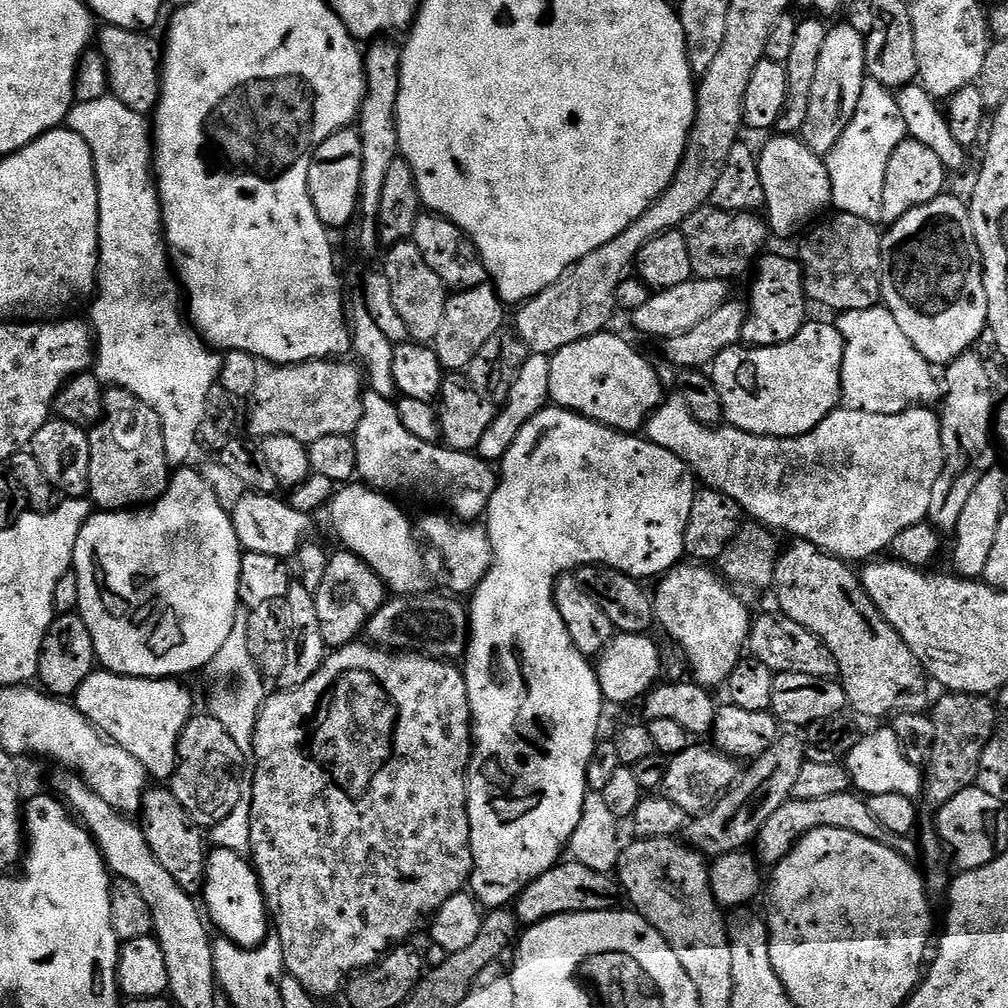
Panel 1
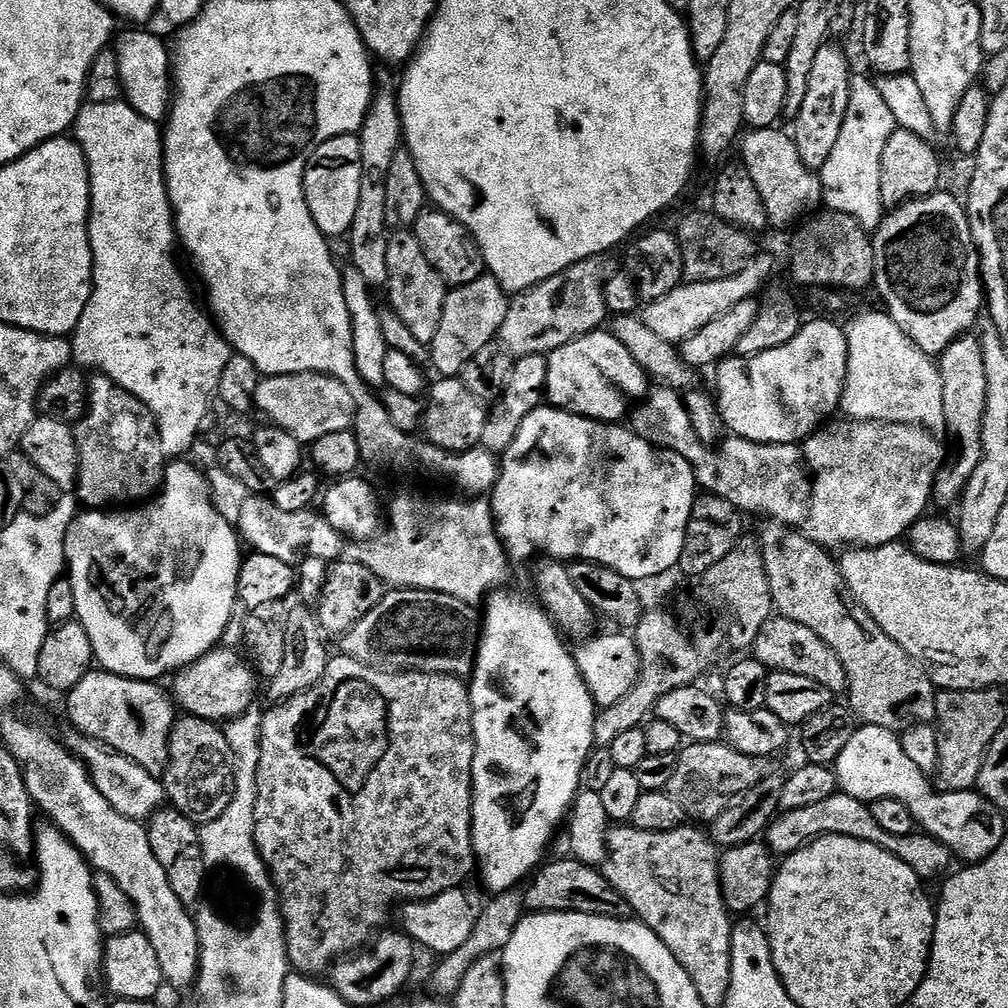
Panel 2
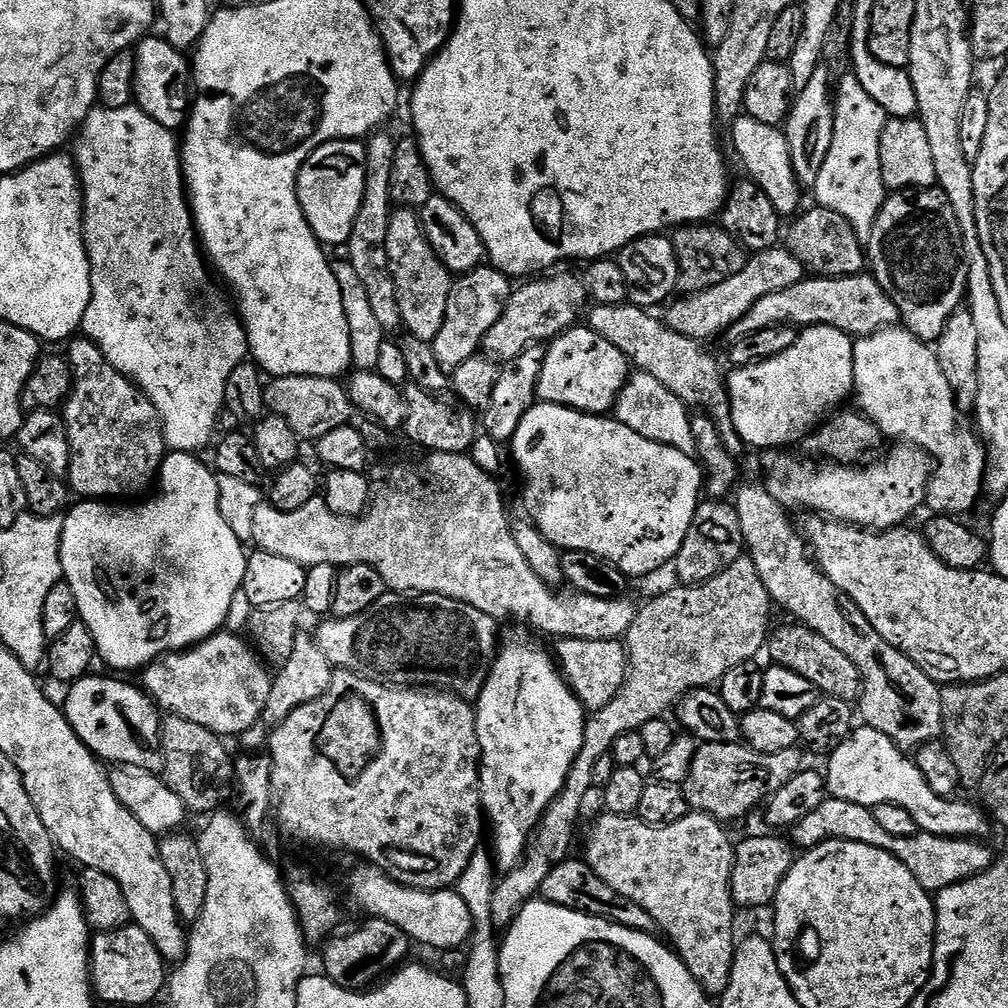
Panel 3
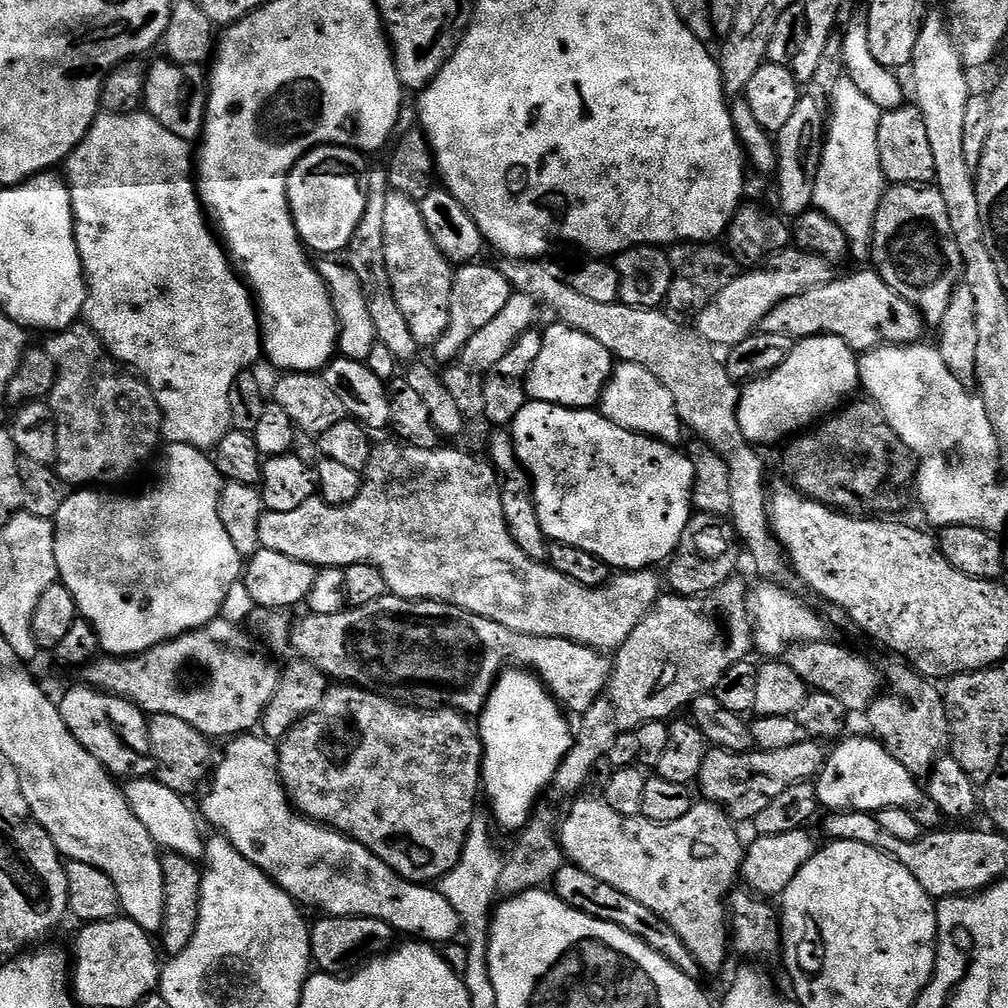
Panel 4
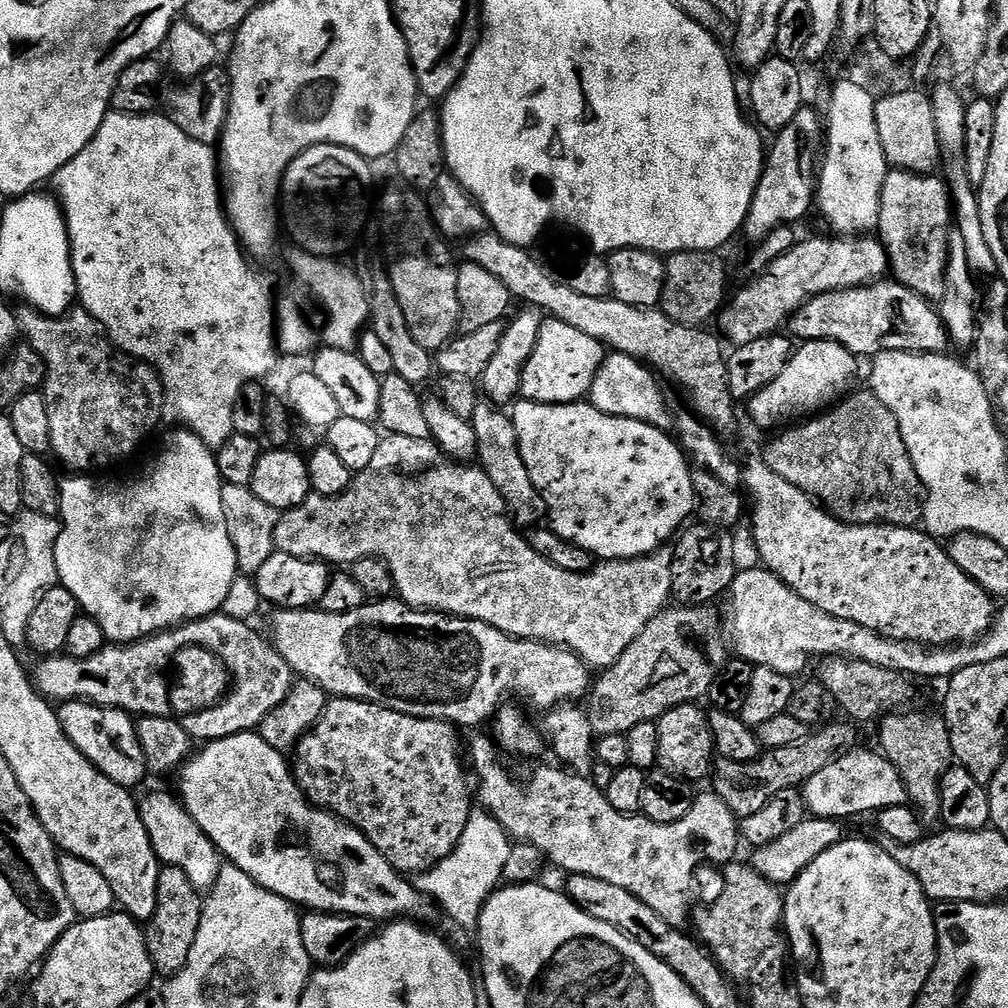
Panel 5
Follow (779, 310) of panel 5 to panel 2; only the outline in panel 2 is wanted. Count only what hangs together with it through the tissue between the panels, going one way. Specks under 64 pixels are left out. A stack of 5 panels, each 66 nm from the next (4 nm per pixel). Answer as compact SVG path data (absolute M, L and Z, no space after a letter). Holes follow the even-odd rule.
M757 254L738 274L730 278L718 278L718 282L681 282L677 288L670 290L662 298L645 303L642 308L642 319L658 338L666 338L666 342L677 346L683 344L690 334L698 334L702 326L714 322L714 318L722 318L738 302L746 302L757 295L756 291L776 272L776 260L772 256Z

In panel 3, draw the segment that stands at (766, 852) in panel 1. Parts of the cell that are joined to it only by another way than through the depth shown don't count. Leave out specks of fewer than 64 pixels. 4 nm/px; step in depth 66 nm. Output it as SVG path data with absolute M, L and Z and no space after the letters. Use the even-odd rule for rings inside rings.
M825 798L818 810L806 814L806 818L793 825L790 829L790 840L800 850L807 850L831 840L862 842L862 846L886 850L886 854L898 858L898 862L902 862L902 866L906 866L906 870L910 870L910 874L918 878L918 886L922 886L922 890L930 894L941 892L946 890L946 886L954 886L971 876L982 874L992 865L994 859L994 852L976 838L960 840L956 836L939 836L919 830L910 838L891 836L874 819L871 808L858 802L842 802L831 798Z

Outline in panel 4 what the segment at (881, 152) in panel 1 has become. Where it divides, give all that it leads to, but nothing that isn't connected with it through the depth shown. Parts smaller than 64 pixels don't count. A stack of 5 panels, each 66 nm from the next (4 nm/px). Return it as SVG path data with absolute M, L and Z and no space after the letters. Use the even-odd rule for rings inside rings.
M848 75L838 79L812 199L815 211L837 223L848 239L851 251L864 257L869 255L878 206L886 191L882 162L878 162L880 113L880 108L854 86Z

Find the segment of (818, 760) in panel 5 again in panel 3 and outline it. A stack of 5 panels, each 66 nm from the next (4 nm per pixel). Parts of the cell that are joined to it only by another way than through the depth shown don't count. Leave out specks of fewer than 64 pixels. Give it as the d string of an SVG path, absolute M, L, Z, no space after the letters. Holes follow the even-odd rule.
M743 742L734 744L701 743L694 754L688 777L684 779L684 797L689 809L713 816L715 820L729 822L740 820L747 812L773 796L790 778L794 778L805 767L804 756L799 747L778 750L778 754L762 754Z

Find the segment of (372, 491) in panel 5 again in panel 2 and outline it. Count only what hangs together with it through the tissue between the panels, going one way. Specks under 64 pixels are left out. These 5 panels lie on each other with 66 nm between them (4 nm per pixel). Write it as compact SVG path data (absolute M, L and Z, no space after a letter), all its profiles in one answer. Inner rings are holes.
M404 492L401 496L396 496L392 500L392 505L386 508L386 527L382 534L375 538L361 543L356 546L353 552L350 552L351 559L362 562L366 566L370 566L370 570L374 570L374 574L378 574L378 578L384 581L385 585L391 586L393 589L401 588L417 588L418 590L426 590L427 592L437 592L438 594L450 594L450 598L458 598L462 602L473 606L479 605L485 598L492 595L493 592L503 589L504 584L508 580L508 564L510 565L510 557L504 550L504 544L500 540L499 534L496 532L496 520L492 517L492 505L484 498L462 498L464 500L443 500L440 496L415 496L412 492ZM264 494L249 495L248 501L246 501L242 510L242 518L238 525L238 535L247 547L249 544L249 549L252 552L270 554L270 558L278 558L281 562L286 562L293 566L299 565L300 561L308 556L310 558L322 558L331 562L341 559L345 555L345 537L341 536L338 530L334 530L334 526L330 526L330 522L319 511L298 510L297 512L291 512L290 510L278 510L275 502Z

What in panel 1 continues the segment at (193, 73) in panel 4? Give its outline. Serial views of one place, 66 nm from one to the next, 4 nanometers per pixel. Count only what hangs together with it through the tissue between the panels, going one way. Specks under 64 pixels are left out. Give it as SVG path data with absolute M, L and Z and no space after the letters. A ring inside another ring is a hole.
M104 24L98 32L98 47L110 74L110 92L130 106L138 114L148 116L155 113L160 103L160 82L162 79L162 48L151 40L151 35L143 31L131 32L129 28L119 28L113 24Z

